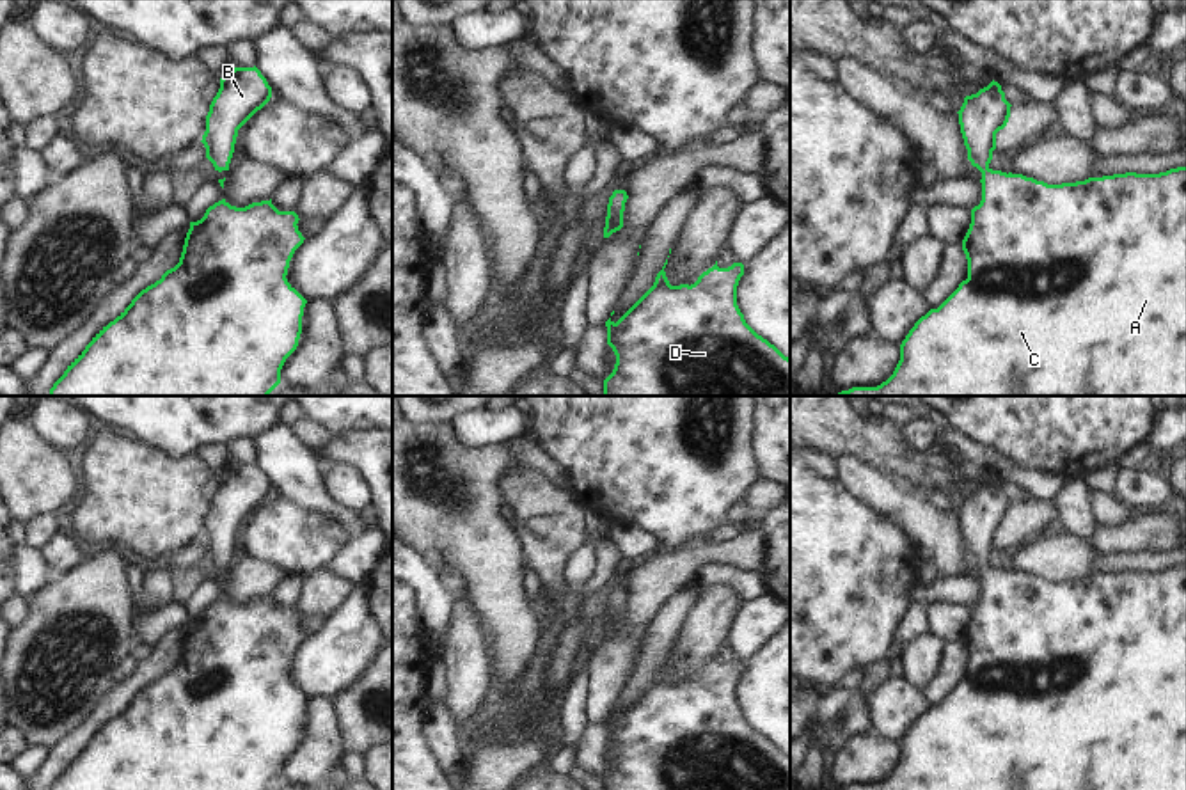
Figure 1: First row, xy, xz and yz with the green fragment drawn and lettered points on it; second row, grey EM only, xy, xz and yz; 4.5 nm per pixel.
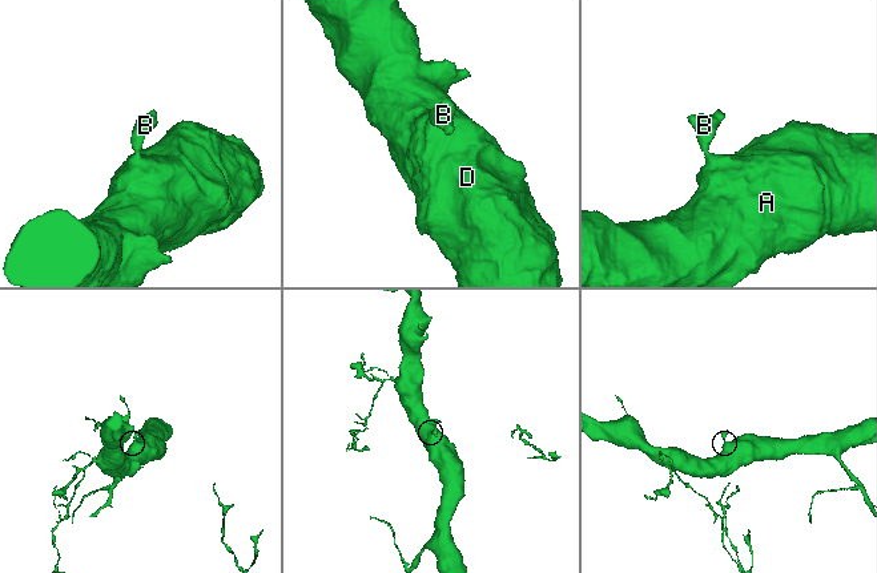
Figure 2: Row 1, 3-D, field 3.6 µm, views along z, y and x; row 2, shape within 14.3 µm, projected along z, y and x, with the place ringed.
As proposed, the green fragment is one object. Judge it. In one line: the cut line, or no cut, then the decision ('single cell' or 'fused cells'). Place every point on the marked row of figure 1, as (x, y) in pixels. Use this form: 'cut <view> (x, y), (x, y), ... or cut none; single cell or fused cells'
cut none; single cell

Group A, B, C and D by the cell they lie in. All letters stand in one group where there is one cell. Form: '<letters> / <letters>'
A B C D

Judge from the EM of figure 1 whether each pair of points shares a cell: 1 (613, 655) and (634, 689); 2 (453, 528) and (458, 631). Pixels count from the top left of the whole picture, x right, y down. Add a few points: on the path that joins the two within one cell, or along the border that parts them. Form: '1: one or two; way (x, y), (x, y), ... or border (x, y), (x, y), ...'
1: two; border (638, 654), (613, 707)
2: two; border (435, 561), (460, 577), (466, 600), (474, 609)

